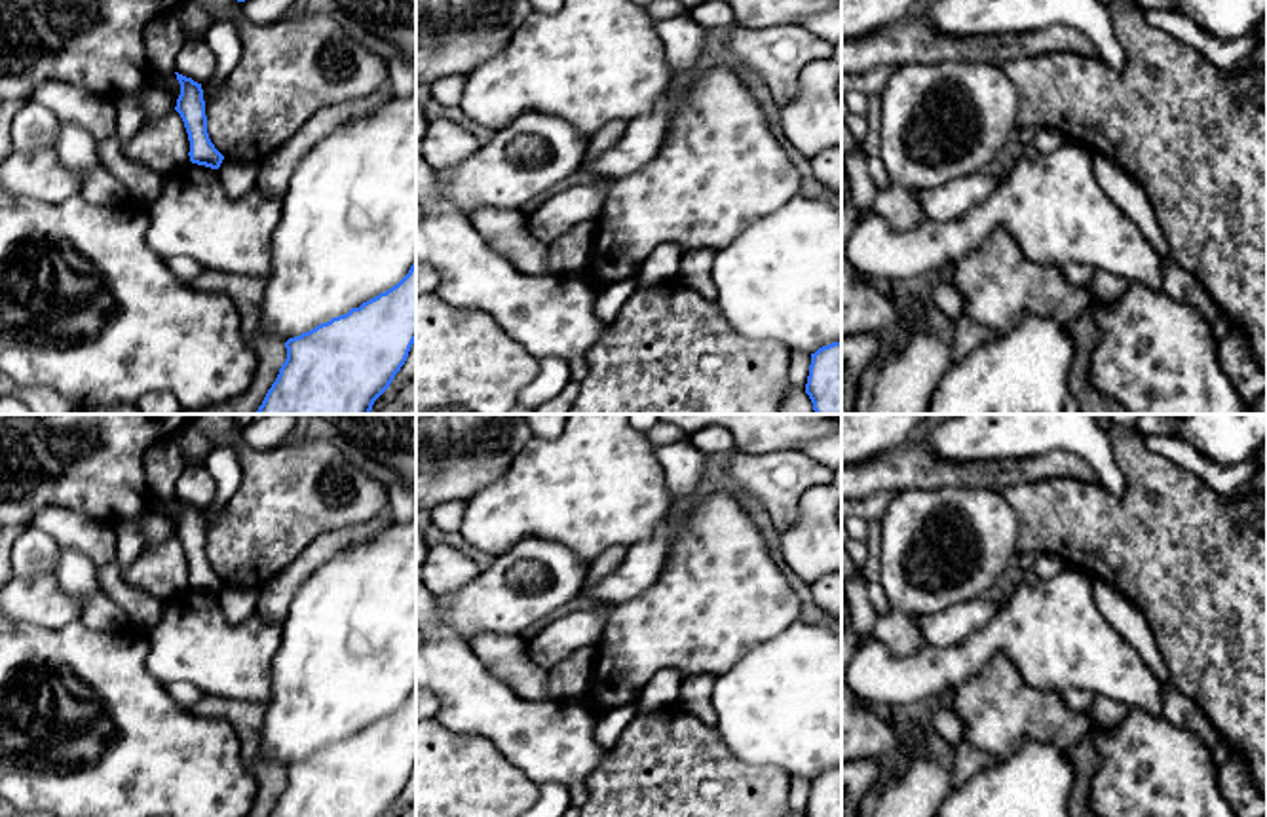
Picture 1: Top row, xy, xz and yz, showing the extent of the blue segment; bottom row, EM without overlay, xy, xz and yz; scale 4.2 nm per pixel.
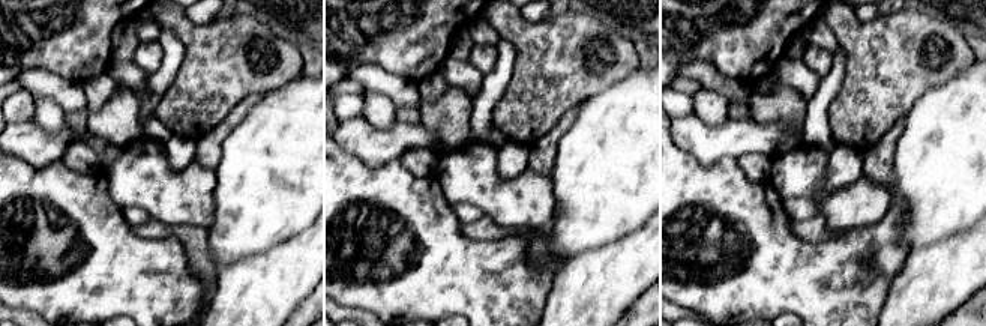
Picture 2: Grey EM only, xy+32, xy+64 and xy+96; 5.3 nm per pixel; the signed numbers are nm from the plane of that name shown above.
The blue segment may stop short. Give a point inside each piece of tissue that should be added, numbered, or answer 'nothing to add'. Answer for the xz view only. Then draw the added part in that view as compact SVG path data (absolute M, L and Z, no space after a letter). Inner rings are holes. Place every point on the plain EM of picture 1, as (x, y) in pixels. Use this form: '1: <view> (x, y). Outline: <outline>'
nothing to add

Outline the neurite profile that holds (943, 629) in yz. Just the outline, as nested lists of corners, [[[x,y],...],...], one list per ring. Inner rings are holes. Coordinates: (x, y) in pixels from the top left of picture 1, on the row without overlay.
[[[978,597],[938,614],[919,616],[916,625],[931,646],[950,648],[984,627],[997,614],[999,606],[1001,600]]]

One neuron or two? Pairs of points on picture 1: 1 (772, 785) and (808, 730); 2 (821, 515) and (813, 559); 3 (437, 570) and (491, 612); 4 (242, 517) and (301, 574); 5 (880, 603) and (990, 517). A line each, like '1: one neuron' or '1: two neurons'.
1: two neurons
2: one neuron
3: two neurons
4: two neurons
5: two neurons

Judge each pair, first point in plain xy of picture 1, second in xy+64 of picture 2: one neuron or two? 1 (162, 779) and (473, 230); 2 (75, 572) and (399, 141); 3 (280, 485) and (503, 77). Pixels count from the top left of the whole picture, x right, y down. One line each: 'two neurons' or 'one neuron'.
1: two neurons
2: two neurons
3: two neurons

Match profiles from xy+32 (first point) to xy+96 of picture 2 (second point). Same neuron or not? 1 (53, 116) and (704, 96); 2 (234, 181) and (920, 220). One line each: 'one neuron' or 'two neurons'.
1: one neuron
2: one neuron

